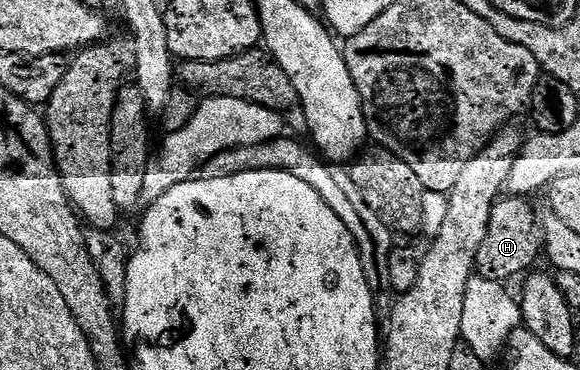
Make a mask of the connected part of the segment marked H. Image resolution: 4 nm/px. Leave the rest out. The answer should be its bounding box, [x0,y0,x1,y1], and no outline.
[475,196,541,284]

